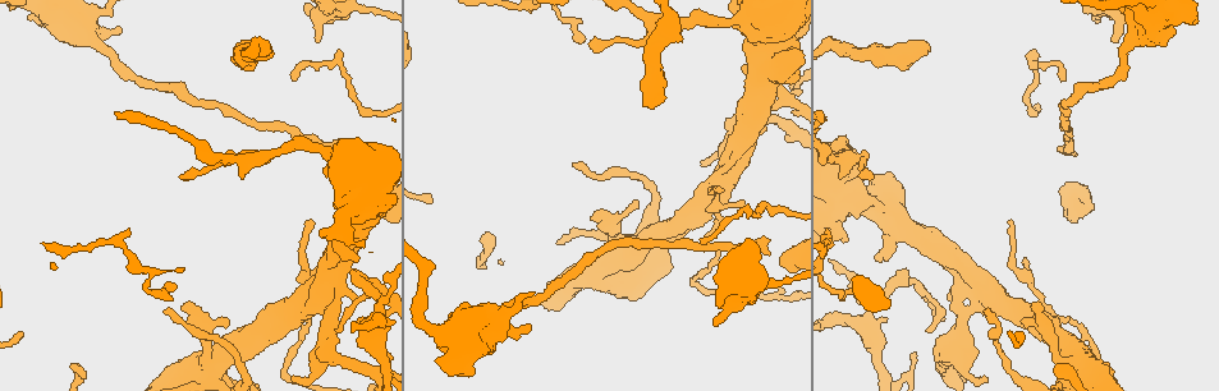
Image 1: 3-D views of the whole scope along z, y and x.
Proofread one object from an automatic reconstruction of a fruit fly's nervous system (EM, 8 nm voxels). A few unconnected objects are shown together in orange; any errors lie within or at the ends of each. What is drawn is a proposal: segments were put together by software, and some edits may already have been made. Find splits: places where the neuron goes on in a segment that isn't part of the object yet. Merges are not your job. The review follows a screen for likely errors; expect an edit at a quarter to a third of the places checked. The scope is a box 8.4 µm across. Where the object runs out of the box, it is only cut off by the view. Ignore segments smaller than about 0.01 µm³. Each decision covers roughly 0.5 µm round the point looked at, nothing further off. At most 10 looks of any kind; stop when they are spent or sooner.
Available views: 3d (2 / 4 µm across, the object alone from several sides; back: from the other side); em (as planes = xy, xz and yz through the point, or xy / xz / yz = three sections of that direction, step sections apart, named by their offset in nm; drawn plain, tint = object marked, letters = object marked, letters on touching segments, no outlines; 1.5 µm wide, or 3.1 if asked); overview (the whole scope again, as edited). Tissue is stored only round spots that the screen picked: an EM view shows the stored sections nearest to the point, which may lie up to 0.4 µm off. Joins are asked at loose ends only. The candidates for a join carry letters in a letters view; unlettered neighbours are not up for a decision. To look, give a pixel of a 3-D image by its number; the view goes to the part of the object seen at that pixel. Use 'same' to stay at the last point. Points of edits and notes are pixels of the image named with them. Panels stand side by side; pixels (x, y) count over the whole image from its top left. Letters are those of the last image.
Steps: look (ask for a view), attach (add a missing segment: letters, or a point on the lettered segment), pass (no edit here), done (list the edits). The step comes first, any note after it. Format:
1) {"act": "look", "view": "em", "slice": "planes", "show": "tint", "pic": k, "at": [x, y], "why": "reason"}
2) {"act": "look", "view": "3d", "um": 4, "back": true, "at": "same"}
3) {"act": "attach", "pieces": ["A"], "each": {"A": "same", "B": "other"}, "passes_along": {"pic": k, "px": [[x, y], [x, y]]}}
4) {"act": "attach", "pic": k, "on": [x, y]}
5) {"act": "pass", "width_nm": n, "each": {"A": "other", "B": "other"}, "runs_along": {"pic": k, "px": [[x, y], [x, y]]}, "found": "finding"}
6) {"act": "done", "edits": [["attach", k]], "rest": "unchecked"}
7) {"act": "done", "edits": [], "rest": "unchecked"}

{"act": "look", "view": "em", "slice": "planes", "show": "letters", "pic": 1, "at": [163, 311], "why": "long arm stops here"}

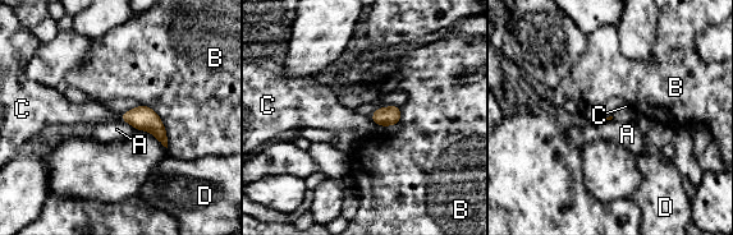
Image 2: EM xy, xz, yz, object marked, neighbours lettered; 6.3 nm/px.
{"act": "pass", "each": {"A": "other", "B": "other", "C": "other", "D": "other"}, "found": "no lettered segment goes on from it"}

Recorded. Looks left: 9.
{"act": "look", "view": "3d", "um": 2, "back": true, "pic": 1, "at": [1074, 152], "why": "tapers out"}

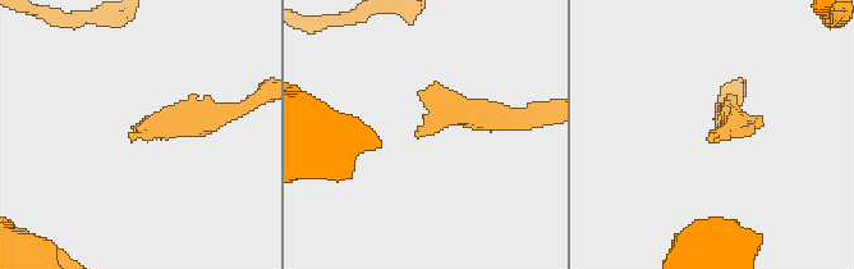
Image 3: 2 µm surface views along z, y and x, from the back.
{"act": "look", "view": "em", "slice": "xz", "step": 8, "show": "letters", "pic": 3, "at": [417, 131]}

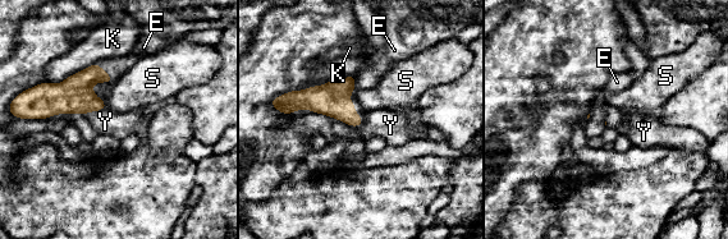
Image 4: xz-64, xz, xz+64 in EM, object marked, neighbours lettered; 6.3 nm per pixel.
{"act": "pass", "longest_contact_nm": ["K", 340], "each": {"E": "other", "K": "other", "S": "other", "Y": "other"}, "border": {"pic": 4, "px": [[106, 107], [82, 114]]}, "found": "none of them fits"}

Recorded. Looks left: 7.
{"act": "look", "view": "3d", "um": 4, "pic": 1, "at": [316, 39], "why": "branch stops here"}

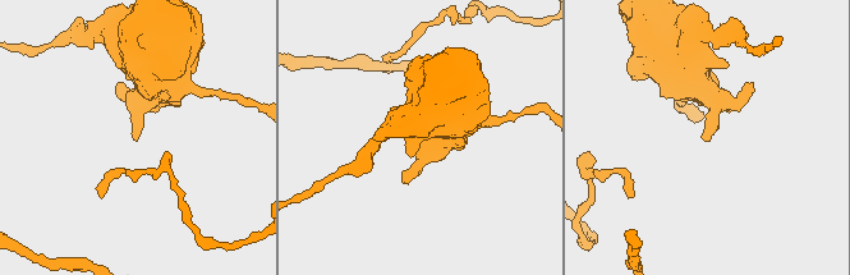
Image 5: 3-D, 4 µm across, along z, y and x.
{"act": "look", "view": "em", "slice": "yz", "step": 8, "show": "letters", "pic": 5, "at": [708, 141], "why": "now the EM"}

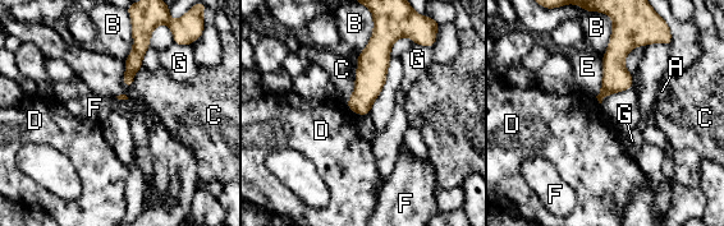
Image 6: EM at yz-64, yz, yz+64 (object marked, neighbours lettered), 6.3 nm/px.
{"act": "look", "view": "em", "slice": "planes", "show": "letters", "at": "same"}

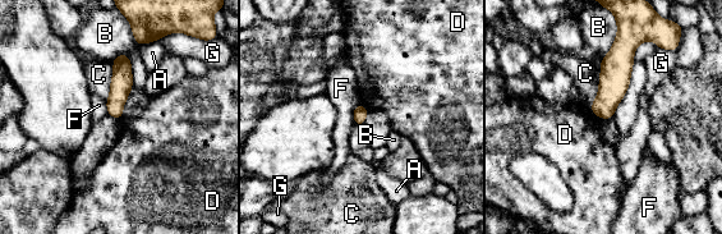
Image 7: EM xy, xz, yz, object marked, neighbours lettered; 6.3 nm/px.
{"act": "pass", "each": {"A": "other", "B": "other", "C": "other", "D": "other", "F": "other", "G": "other"}, "border": {"pic": 7, "px": [[359, 102], [368, 111]]}, "found": "none of them fits"}

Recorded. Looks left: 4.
{"act": "look", "view": "3d", "um": 4, "pic": 1, "at": [927, 51], "why": "branch stops here"}

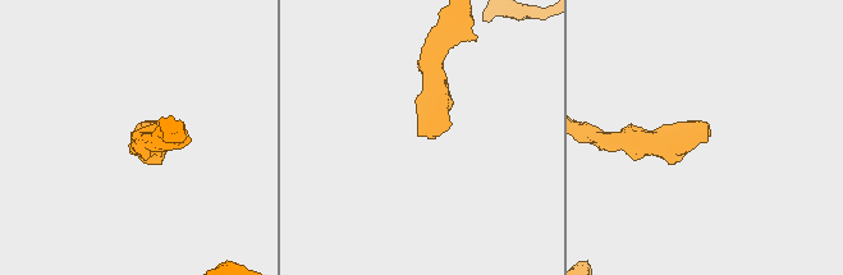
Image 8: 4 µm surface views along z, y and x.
{"act": "look", "view": "em", "slice": "planes", "show": "tint", "pic": 8, "at": [431, 138], "why": "need the tissue"}

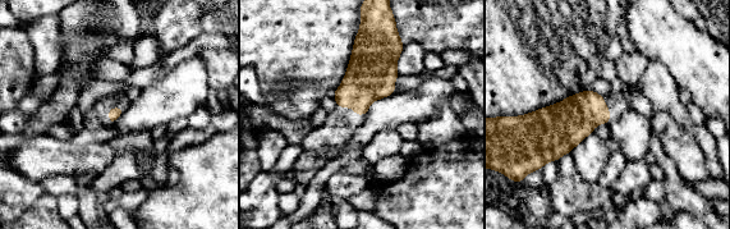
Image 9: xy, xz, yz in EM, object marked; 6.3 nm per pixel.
{"act": "look", "view": "em", "slice": "planes", "show": "letters", "at": "same", "why": "what lies round it"}

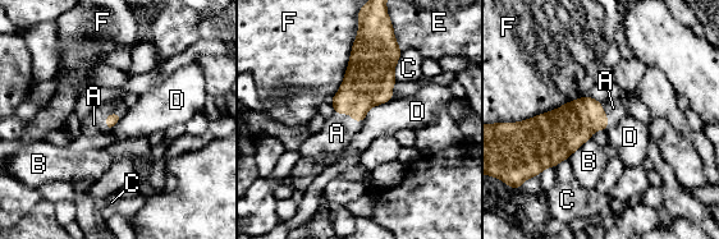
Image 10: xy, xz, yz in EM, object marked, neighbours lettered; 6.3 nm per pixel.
{"act": "attach", "pieces": ["A"], "each": {"A": "same", "B": "other", "C": "other", "D": "other", "E": "other", "F": "other"}, "passes_along": {"pic": 10, "px": [[369, 79], [349, 113], [337, 133]]}, "found": "the neuron continues"}

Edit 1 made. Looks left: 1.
{"act": "done", "edits": [["attach", 10]], "rest": "unchecked"}

